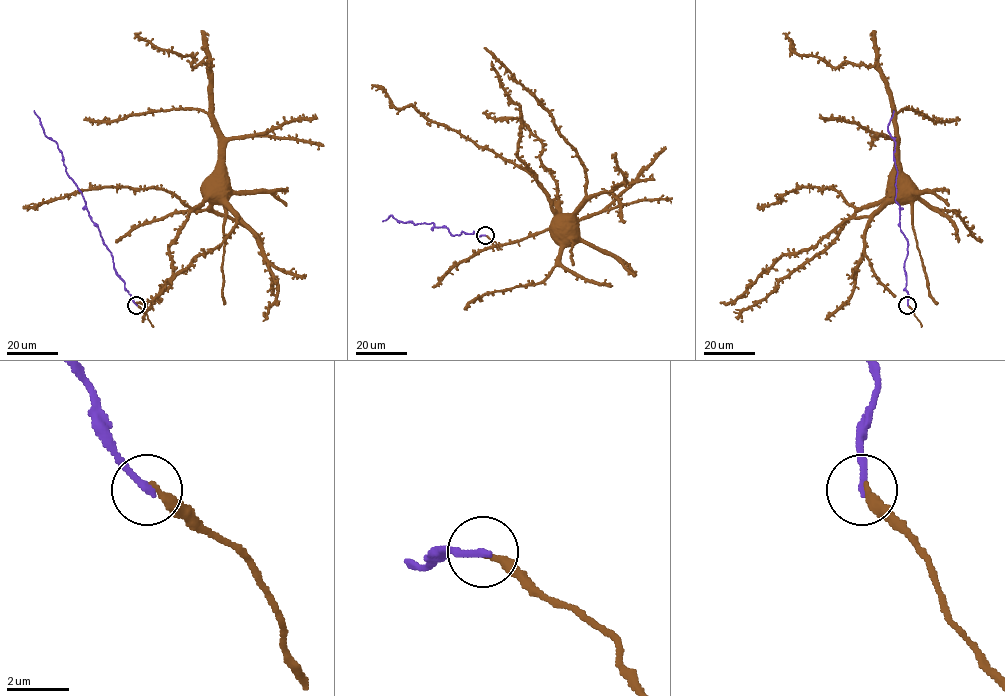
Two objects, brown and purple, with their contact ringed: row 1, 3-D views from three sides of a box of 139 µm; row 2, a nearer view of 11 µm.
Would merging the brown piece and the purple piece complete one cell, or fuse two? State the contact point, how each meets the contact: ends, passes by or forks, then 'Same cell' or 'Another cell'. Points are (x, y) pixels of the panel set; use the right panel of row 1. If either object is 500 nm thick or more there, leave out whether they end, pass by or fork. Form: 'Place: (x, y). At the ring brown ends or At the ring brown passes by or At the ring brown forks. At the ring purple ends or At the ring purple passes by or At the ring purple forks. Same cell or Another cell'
Place: (907, 305). At the ring brown ends. At the ring purple ends. Same cell

